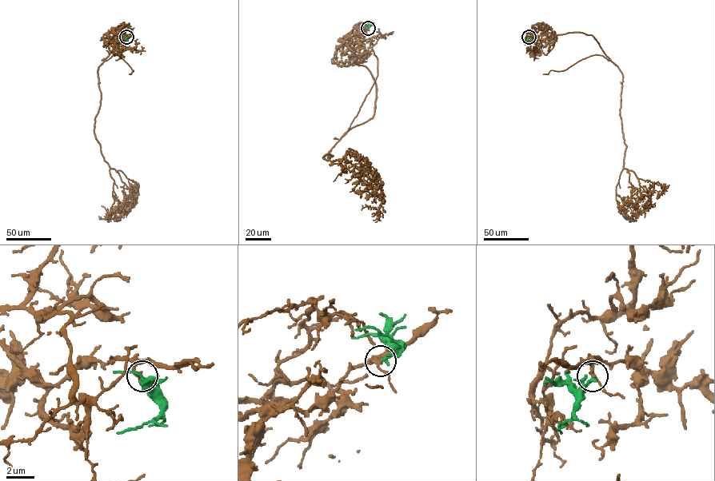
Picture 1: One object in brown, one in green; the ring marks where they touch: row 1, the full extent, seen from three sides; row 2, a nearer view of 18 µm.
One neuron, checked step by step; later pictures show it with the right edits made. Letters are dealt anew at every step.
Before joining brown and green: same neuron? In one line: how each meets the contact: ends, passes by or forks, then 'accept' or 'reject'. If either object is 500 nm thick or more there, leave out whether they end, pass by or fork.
brown passes by | green ends | reject

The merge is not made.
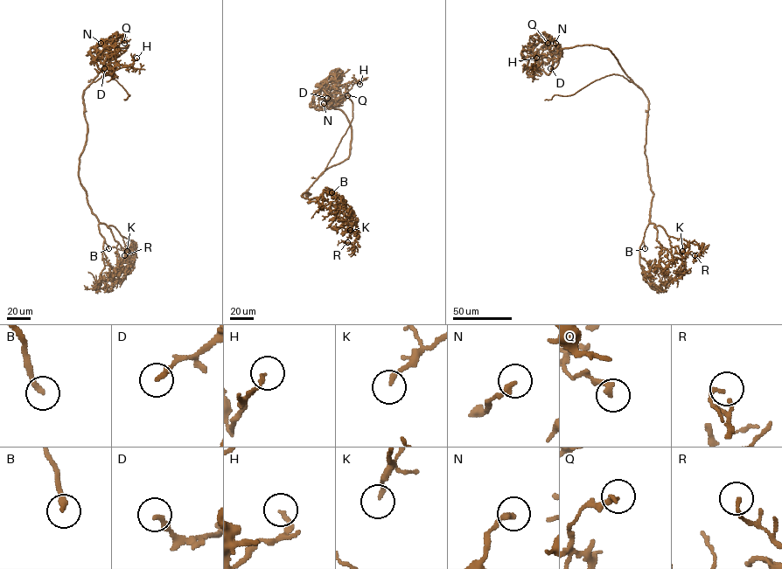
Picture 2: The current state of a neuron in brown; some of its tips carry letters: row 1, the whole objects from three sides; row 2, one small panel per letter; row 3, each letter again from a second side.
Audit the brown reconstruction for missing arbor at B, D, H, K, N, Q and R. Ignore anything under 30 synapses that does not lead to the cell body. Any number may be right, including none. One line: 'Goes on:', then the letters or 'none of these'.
Goes on: B, D, H

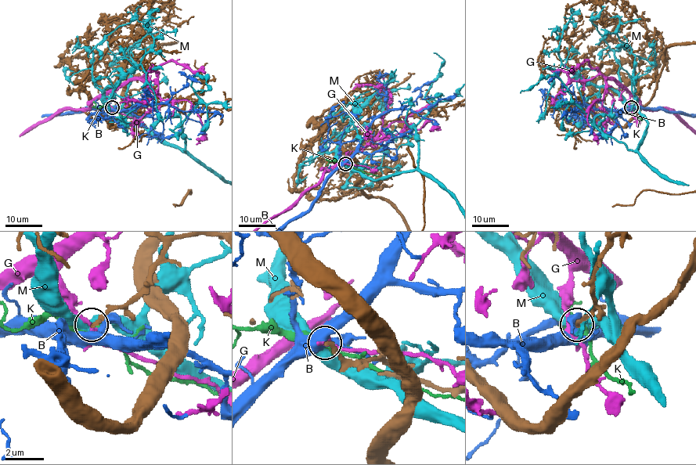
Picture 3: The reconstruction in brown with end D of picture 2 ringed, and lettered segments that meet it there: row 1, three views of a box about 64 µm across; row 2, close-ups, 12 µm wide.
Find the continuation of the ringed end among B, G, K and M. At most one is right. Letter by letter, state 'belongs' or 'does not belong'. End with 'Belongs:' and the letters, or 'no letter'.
B: does not belong
G: does not belong
K: does not belong
M: does not belong
Belongs: no letter

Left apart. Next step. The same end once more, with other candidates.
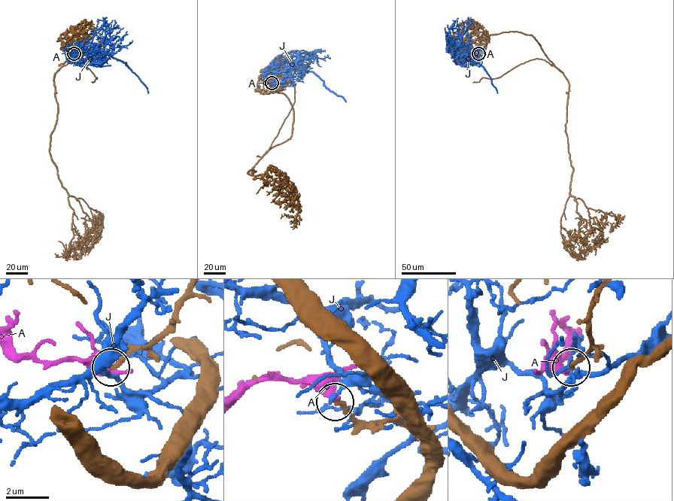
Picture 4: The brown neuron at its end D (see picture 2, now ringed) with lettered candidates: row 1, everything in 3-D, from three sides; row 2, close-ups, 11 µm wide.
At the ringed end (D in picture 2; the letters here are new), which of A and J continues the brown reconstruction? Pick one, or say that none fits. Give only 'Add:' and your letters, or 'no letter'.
Add: A

